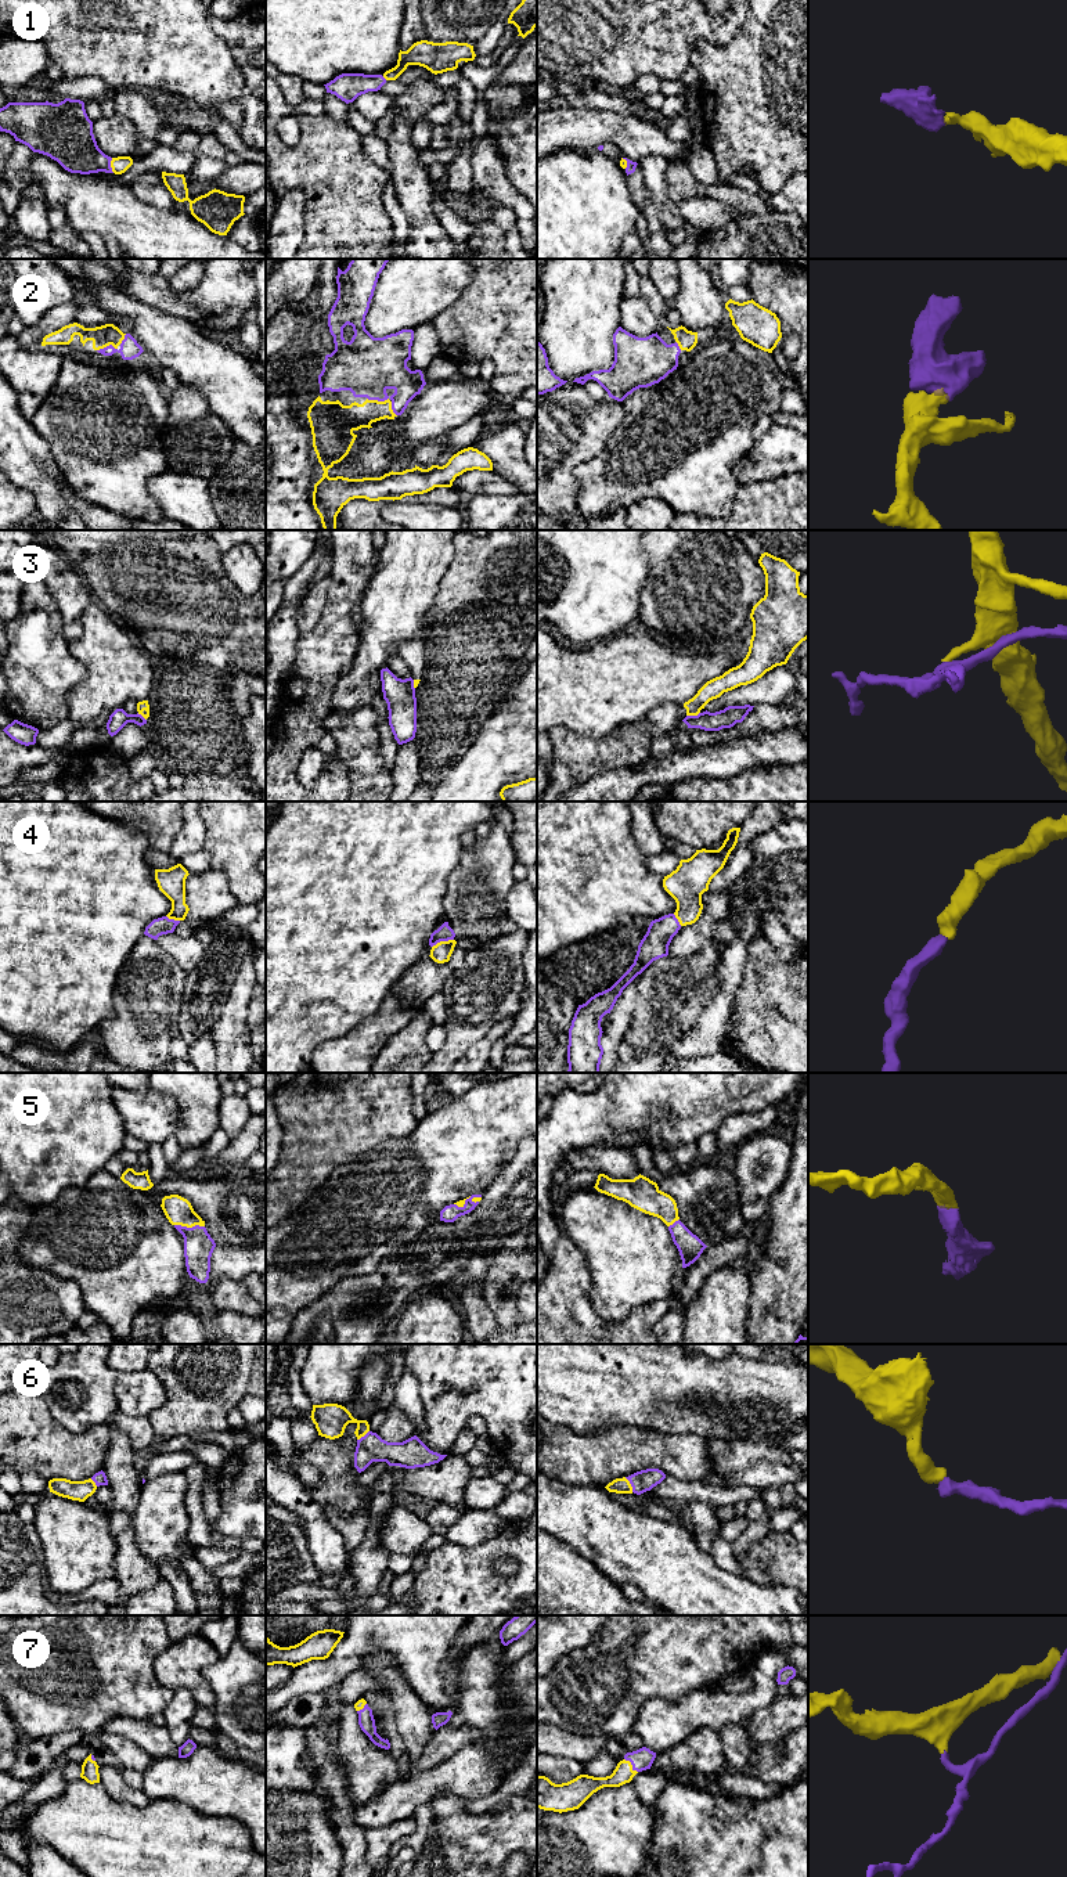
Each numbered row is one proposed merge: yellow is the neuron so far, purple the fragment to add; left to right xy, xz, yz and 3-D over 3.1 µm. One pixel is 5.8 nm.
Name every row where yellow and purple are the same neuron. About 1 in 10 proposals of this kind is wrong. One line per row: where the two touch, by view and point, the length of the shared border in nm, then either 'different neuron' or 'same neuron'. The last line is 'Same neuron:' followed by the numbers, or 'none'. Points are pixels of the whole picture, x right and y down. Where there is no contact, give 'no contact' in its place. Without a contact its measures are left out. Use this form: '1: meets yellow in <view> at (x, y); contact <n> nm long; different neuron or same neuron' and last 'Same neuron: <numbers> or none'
1: meets yellow in xy at (111, 165); contact 90 nm long; same neuron
2: meets yellow in xz at (377, 400); contact 130 nm long; same neuron
3: meets yellow in yz at (692, 714); contact 80 nm long; different neuron
4: meets yellow in xz at (442, 941); contact 140 nm long; same neuron
5: meets yellow in xy at (190, 1227); contact 180 nm long; same neuron
6: meets yellow in yz at (630, 1484); contact 100 nm long; same neuron
7: meets yellow in yz at (631, 1765); contact 120 nm long; same neuron
Same neuron: 1, 2, 4, 5, 6, 7

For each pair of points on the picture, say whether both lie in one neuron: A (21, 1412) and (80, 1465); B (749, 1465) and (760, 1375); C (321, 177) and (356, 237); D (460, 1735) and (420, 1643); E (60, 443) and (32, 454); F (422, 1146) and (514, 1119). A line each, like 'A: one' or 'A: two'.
A: one
B: two
C: one
D: two
E: two
F: one

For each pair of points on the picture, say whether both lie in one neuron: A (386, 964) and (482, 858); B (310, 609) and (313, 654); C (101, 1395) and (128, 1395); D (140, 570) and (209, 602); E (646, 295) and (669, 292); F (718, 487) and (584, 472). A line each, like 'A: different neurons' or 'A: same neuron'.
A: different neurons
B: different neurons
C: different neurons
D: same neuron
E: different neurons
F: same neuron

